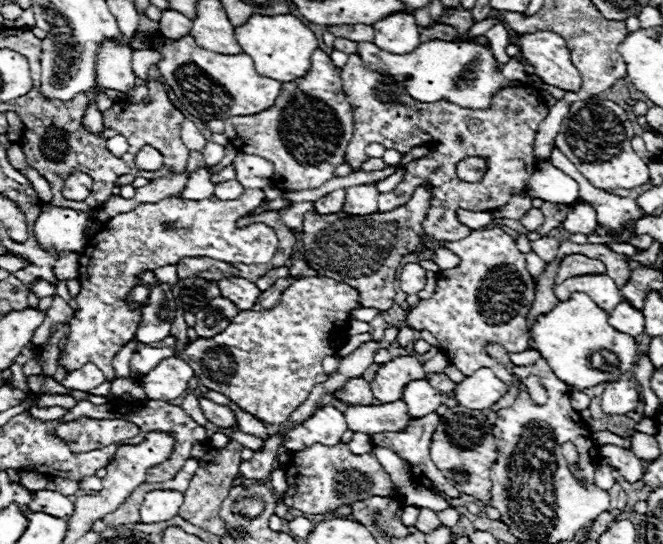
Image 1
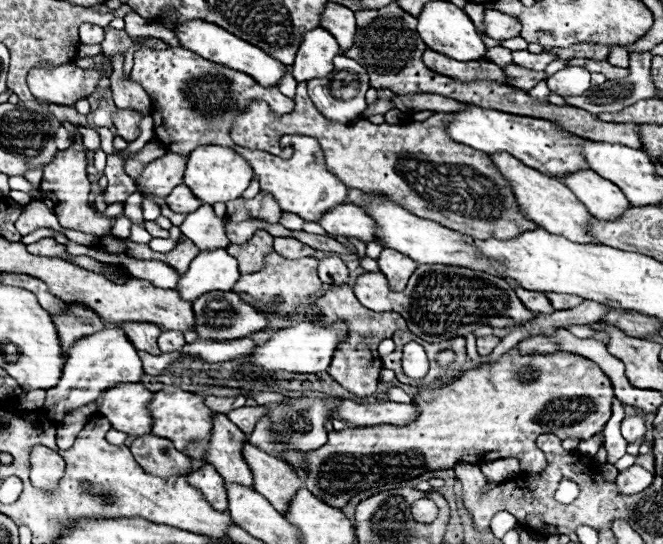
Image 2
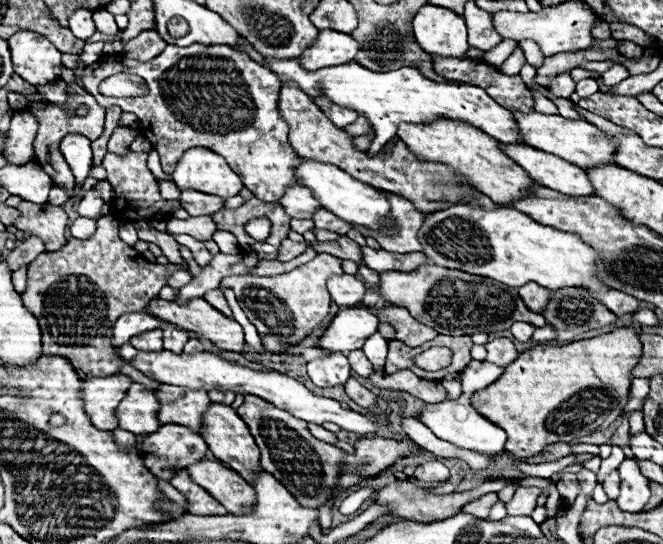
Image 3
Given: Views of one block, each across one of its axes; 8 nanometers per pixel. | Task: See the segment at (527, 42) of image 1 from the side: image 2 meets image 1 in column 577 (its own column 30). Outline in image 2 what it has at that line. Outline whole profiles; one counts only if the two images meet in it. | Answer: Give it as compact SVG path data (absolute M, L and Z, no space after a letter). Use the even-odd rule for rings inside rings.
M74 64L34 66L28 72L28 88L38 100L72 106L76 100L90 96L98 80L106 76L100 68L78 68Z

